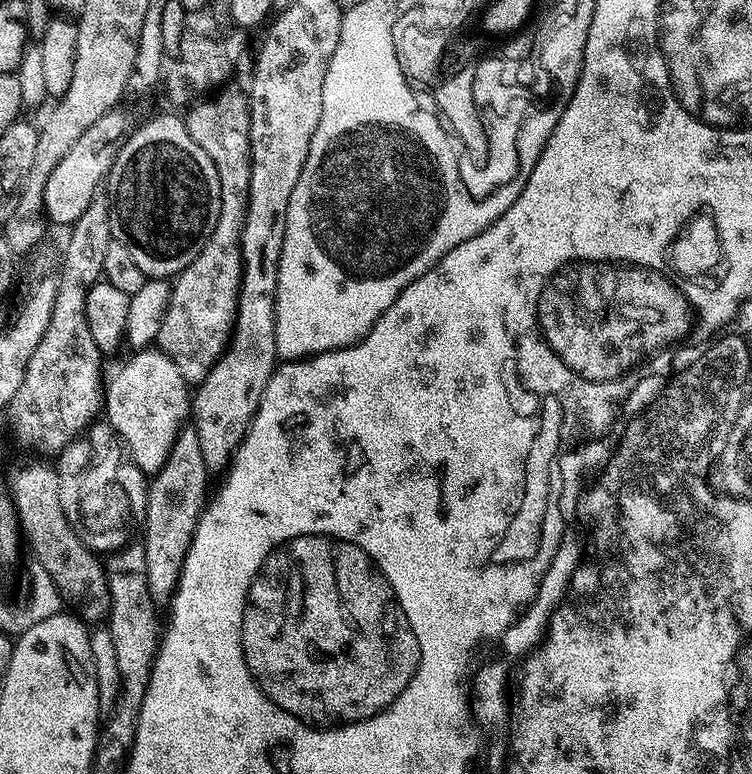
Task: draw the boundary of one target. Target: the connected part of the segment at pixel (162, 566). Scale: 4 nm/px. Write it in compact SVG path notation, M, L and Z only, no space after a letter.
M191 426L181 428L180 433L174 438L174 444L170 446L170 454L166 462L148 480L148 501L142 521L144 527L144 537L142 543L146 554L146 574L148 575L148 585L150 594L156 602L167 601L171 597L176 580L180 576L180 568L184 565L184 554L188 551L188 545L192 542L192 535L196 529L196 523L200 521L200 514L204 511L206 503L206 492L204 487L208 484L210 470L202 458L202 446L198 446L198 434Z

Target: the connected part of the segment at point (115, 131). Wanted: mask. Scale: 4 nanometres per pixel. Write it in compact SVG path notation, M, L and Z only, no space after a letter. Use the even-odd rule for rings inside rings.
M113 110L102 114L74 146L70 146L70 151L50 170L50 176L46 178L44 187L44 215L49 221L56 224L71 226L90 206L90 198L98 183L105 181L110 167L110 152L107 148L119 145L125 139L126 129L124 130L124 116L120 110Z

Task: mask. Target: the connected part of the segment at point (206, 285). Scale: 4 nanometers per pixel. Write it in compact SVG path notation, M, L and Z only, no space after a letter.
M241 89L224 91L197 99L182 116L190 137L202 146L206 158L214 162L220 183L218 222L214 222L214 230L194 262L171 281L172 296L158 337L160 351L178 366L178 374L190 386L201 384L228 343L240 291L240 235L250 188L250 106Z

